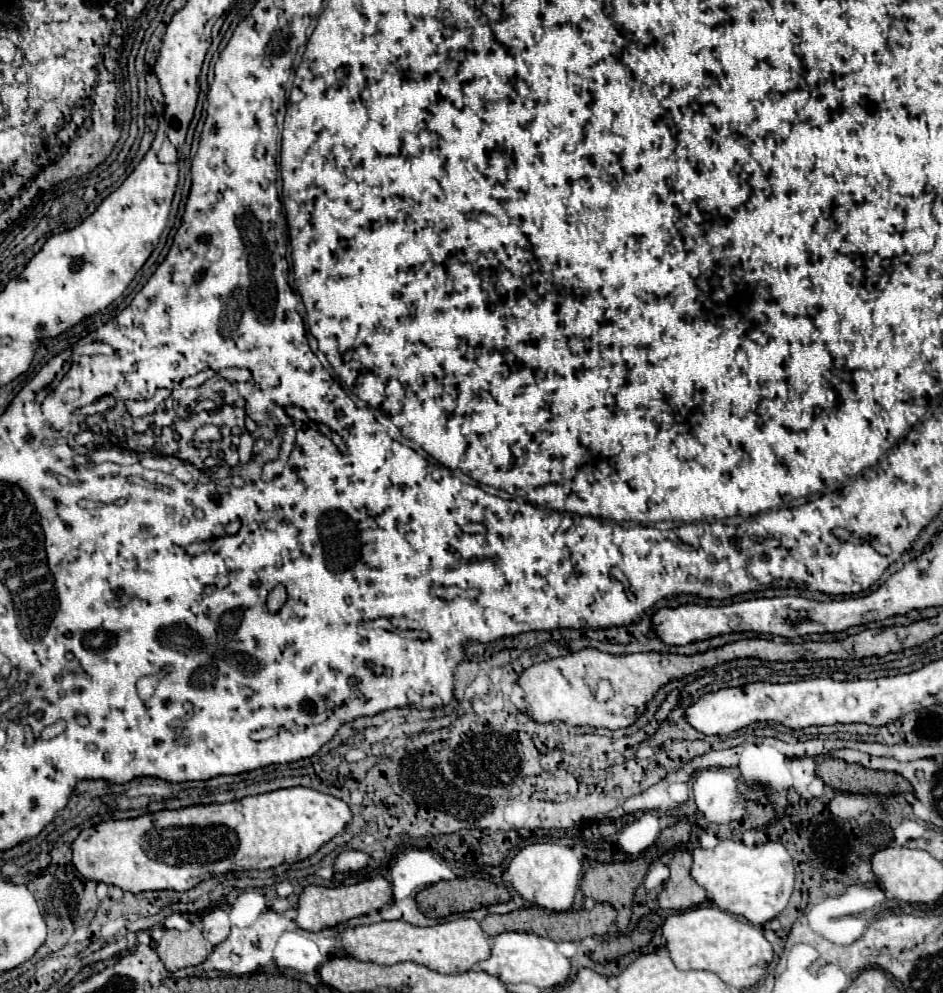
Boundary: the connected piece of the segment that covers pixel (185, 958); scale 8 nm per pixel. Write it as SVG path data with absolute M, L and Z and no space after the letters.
M191 927L189 931L165 929L163 939L157 945L157 955L167 971L177 971L189 965L201 965L209 951L201 931Z

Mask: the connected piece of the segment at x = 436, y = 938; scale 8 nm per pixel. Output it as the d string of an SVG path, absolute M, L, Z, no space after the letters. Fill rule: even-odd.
M455 919L439 923L433 927L415 927L403 921L381 921L375 925L355 927L341 933L343 949L353 953L361 961L373 961L381 965L395 965L403 961L413 961L425 965L437 973L467 973L477 963L491 957L489 937L483 933L481 925L475 919Z

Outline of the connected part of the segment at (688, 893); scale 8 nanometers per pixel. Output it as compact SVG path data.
M679 849L669 863L671 877L665 883L665 889L659 893L659 905L671 911L685 911L701 905L707 899L707 893L691 877L693 857L689 851Z

